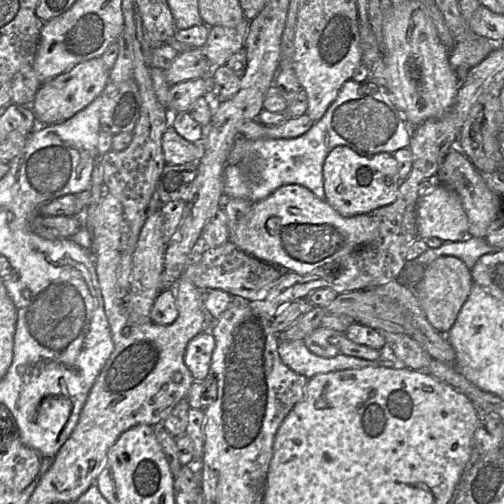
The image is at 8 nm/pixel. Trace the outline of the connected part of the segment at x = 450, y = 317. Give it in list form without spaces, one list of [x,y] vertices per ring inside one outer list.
[[[440,256],[424,268],[422,278],[413,290],[428,321],[437,331],[446,335],[467,300],[472,285],[471,270],[462,260],[455,256]]]

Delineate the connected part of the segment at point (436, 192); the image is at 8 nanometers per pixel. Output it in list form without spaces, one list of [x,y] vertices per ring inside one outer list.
[[[436,184],[435,189],[419,198],[417,205],[418,237],[437,237],[443,242],[456,242],[468,236],[468,221],[459,195]]]

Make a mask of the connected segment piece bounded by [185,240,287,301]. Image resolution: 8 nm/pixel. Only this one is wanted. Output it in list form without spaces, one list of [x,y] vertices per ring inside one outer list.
[[[228,240],[220,246],[204,249],[200,259],[186,269],[185,276],[191,279],[199,290],[219,289],[234,297],[253,301],[260,299],[284,272],[287,271],[243,252]]]

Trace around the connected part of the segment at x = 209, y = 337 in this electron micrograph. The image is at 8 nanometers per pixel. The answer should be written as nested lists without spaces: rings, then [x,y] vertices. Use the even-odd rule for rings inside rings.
[[[209,329],[191,339],[186,347],[184,362],[194,381],[204,381],[215,349],[215,338]]]

